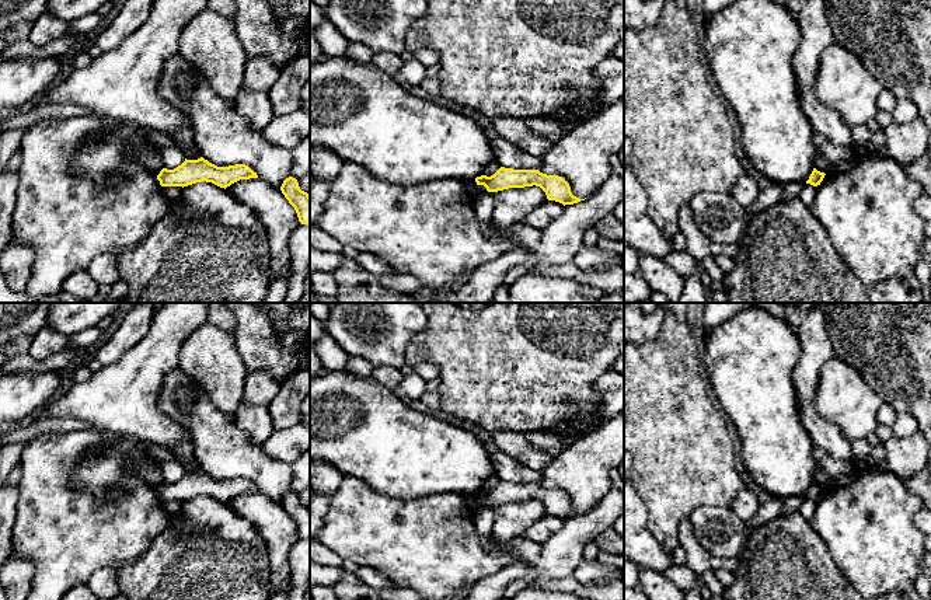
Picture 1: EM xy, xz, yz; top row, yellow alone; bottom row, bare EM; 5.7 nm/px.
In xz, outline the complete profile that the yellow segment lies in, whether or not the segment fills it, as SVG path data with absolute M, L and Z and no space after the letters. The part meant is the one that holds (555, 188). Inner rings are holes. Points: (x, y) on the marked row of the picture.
M501 167L494 175L475 178L477 185L484 185L488 192L498 192L509 188L540 186L548 200L573 205L585 199L572 195L569 184L558 175L547 175L538 170L513 170Z

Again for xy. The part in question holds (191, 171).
M203 157L186 160L174 170L163 168L157 175L161 186L188 186L196 182L212 182L220 188L227 188L240 179L258 178L245 164L217 167Z

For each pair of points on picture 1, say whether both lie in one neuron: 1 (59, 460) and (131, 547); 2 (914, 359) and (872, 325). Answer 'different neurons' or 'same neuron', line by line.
1: same neuron
2: same neuron

